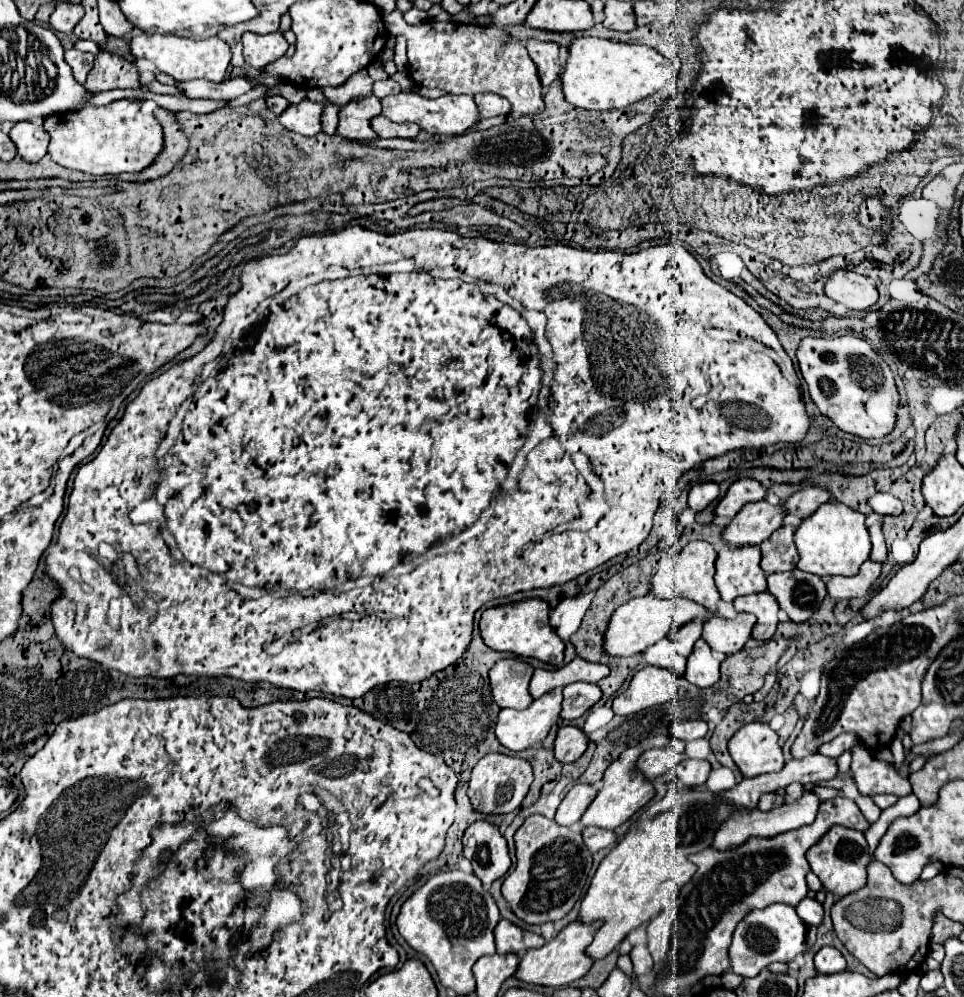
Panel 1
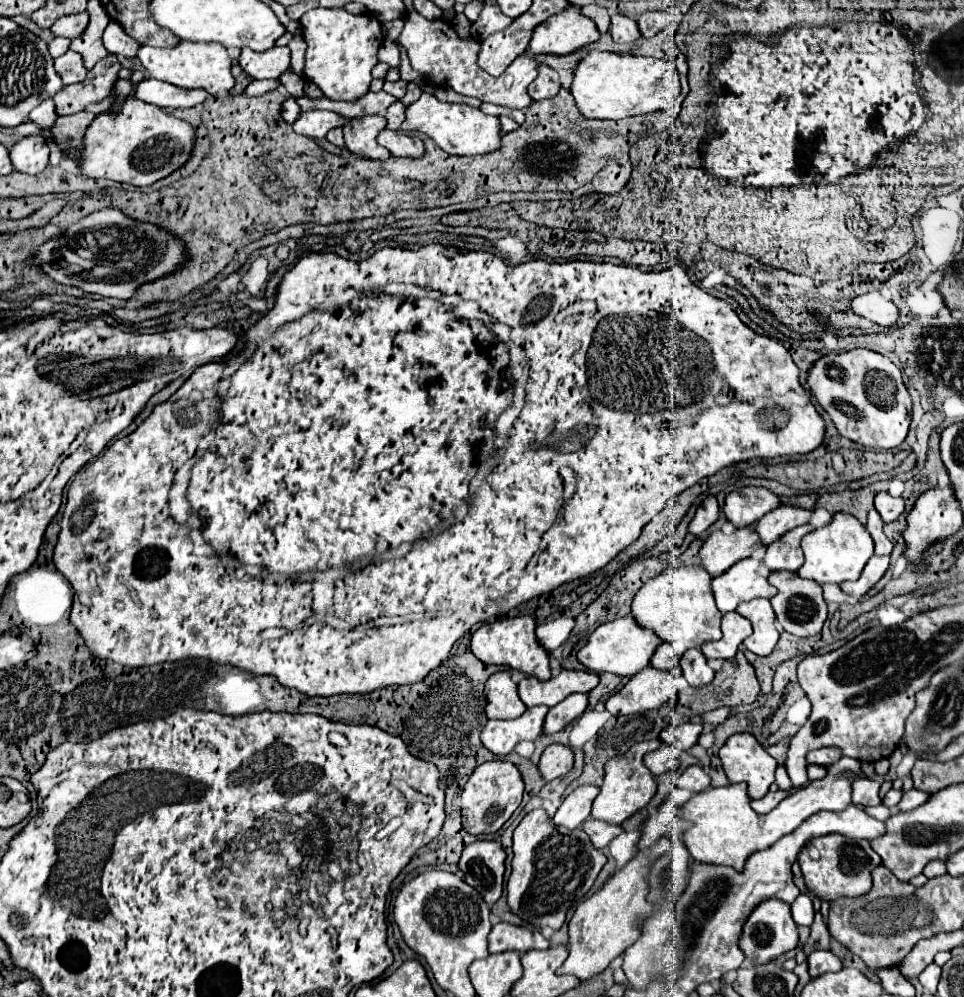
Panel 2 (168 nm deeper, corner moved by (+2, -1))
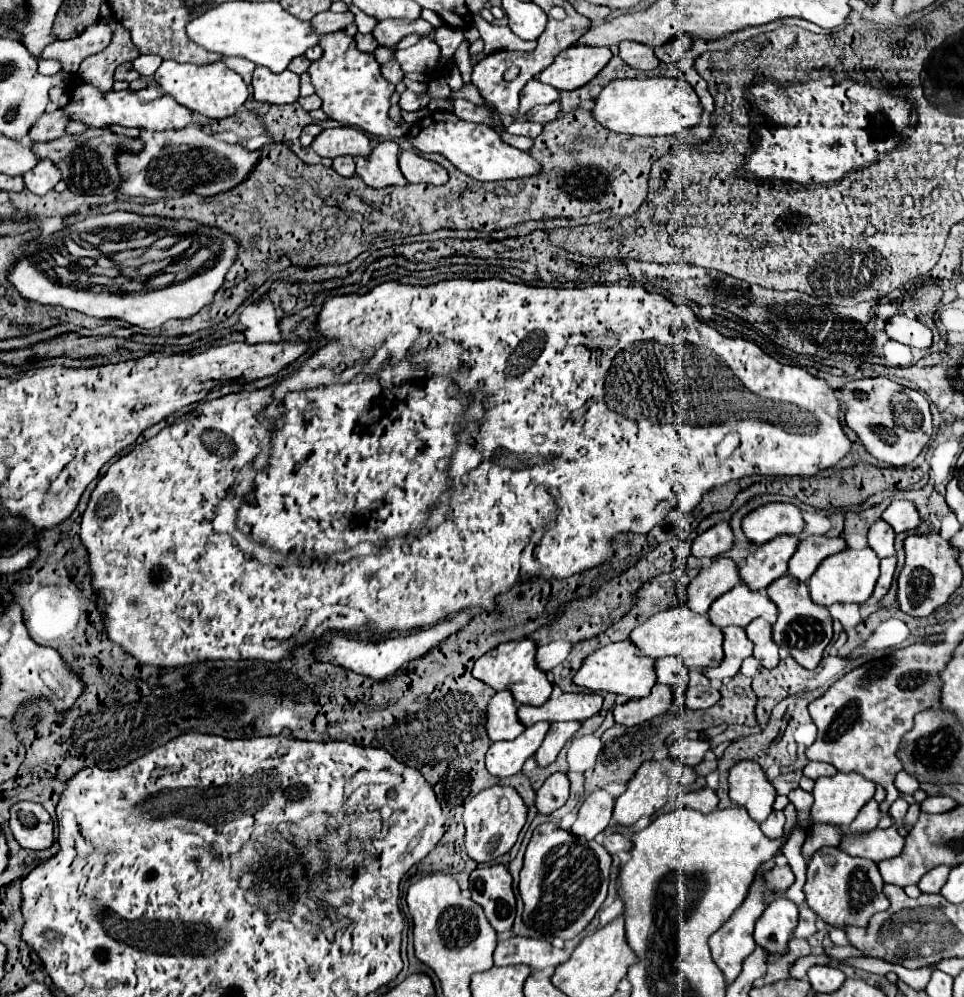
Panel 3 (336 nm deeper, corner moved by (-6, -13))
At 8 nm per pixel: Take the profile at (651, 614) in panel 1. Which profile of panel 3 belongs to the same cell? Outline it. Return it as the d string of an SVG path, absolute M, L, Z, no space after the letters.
M625 639L625 641L609 643L597 649L593 655L589 655L583 661L581 669L577 671L577 675L573 677L573 681L585 687L587 691L609 691L617 695L627 695L629 699L639 699L639 697L647 697L651 693L651 687L655 685L657 679L657 675L653 673L655 663L657 659L639 657L639 649L629 639Z

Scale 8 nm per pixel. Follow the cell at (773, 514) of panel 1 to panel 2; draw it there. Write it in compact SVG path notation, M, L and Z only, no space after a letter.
M749 525L749 529L737 529L729 535L723 531L713 531L699 551L699 565L711 577L719 577L737 561L751 557L757 547L761 547L761 541L757 541L753 525Z

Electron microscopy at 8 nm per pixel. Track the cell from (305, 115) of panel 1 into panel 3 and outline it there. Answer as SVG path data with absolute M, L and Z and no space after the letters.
M333 127L323 129L313 139L313 151L321 157L339 157L339 155L369 155L371 139L353 127Z

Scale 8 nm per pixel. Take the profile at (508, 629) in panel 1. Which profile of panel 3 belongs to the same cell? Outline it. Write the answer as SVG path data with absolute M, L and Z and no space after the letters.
M533 639L501 643L501 645L497 645L495 649L491 649L489 653L485 653L483 657L479 657L475 661L473 675L477 679L481 679L483 683L487 683L489 687L493 687L495 691L509 689L517 703L543 705L549 699L553 687L551 687L551 681L549 681L547 673L541 671L535 663L535 649L537 649L537 645L535 645Z

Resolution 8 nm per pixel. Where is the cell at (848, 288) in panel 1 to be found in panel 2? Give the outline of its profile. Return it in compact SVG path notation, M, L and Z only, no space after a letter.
M873 291L861 297L853 299L853 313L883 325L883 327L895 327L897 319L899 319L899 307L893 301L887 301L885 297L881 297L881 293Z

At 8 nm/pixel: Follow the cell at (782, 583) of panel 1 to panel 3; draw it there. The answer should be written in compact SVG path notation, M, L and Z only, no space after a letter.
M783 575L777 581L773 581L773 585L767 587L767 595L779 609L777 623L773 625L773 639L781 647L787 647L789 655L799 665L803 665L805 669L815 669L823 657L825 647L833 637L833 621L827 607L813 603L807 585L791 575Z

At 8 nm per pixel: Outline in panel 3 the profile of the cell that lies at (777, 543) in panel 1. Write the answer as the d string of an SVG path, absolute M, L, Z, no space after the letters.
M825 535L805 537L805 539L801 539L795 555L789 559L787 573L793 575L799 581L807 581L825 557L829 557L833 553L839 553L845 547L847 545L841 537L825 537Z

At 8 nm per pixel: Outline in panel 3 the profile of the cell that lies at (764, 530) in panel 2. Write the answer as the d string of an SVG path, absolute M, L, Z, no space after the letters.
M775 537L757 549L755 555L745 559L741 567L741 579L751 589L765 589L769 583L785 575L787 561L795 553L799 545L799 537Z

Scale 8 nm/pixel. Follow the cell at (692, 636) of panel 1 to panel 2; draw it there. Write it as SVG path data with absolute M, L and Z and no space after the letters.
M693 565L693 567L677 567L677 569L671 569L671 571L667 571L667 573L657 575L653 581L647 581L647 583L639 589L639 593L635 595L631 613L633 613L633 619L637 621L637 625L639 625L641 629L651 629L651 631L655 631L655 633L661 637L662 643L665 641L665 643L669 643L669 645L673 647L675 655L679 657L679 669L681 669L680 659L687 649L693 649L693 647L697 647L697 649L699 649L703 643L709 643L709 641L719 641L719 639L721 639L721 629L719 629L719 623L721 623L721 611L715 607L715 601L713 601L713 593L711 593L711 577L709 577L709 573L705 573L699 565Z

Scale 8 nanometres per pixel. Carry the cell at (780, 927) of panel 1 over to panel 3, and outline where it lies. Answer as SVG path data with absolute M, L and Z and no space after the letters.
M777 899L767 905L765 913L755 923L755 943L767 951L769 957L779 957L787 953L789 939L797 927L799 909L789 899Z

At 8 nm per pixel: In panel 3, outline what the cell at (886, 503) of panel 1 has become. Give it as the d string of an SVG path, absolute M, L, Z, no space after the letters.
M893 501L883 511L883 519L893 527L895 533L911 531L919 525L919 513L911 501Z

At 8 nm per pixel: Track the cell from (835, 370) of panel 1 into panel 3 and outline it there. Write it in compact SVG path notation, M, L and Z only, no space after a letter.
M863 377L847 381L841 387L841 399L845 403L847 427L855 431L861 445L877 461L891 463L895 467L909 465L917 459L933 435L927 399L919 391L903 387L887 377Z

